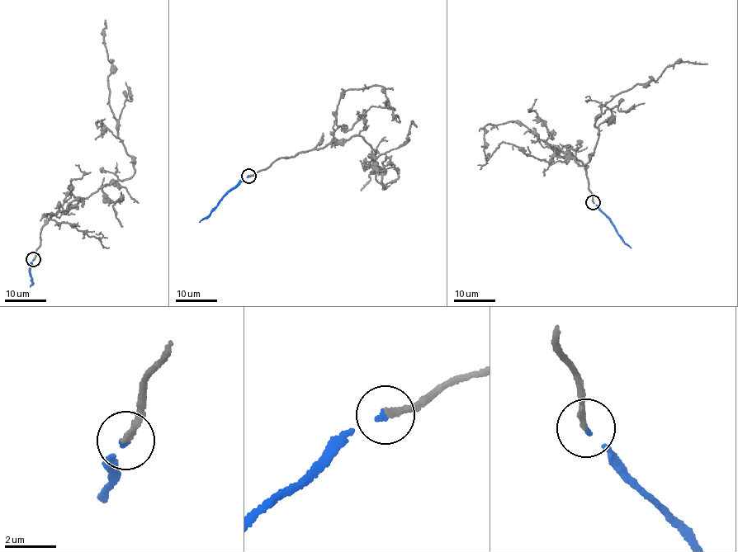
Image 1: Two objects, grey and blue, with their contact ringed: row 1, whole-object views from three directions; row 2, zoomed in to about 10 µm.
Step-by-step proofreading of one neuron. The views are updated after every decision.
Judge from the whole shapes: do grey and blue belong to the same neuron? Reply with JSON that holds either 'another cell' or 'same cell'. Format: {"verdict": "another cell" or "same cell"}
{"verdict": "same cell"}

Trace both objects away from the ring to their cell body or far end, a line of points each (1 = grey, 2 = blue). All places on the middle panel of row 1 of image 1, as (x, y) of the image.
1: (248, 176), (279, 157), (357, 135), (374, 150), (384, 188), (390, 162), (361, 190)
2: (248, 176), (225, 194), (210, 213), (199, 222)

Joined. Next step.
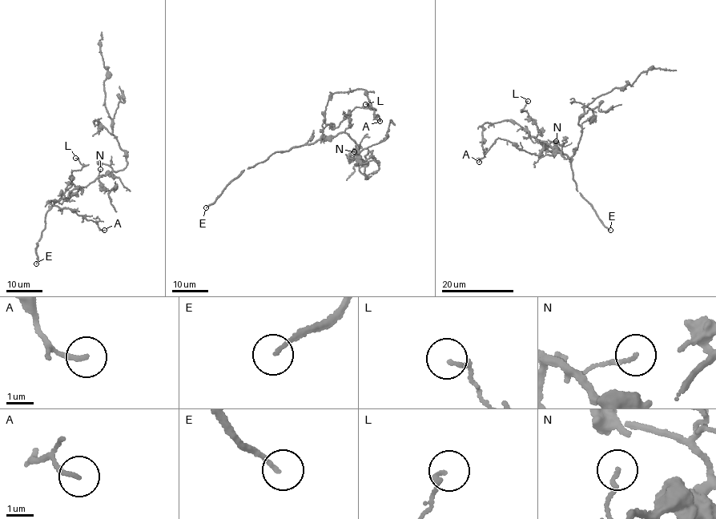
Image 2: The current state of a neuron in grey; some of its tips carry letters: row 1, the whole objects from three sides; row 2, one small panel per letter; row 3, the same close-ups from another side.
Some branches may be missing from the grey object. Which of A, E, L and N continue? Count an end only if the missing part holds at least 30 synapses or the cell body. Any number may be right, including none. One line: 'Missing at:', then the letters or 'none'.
Missing at: E

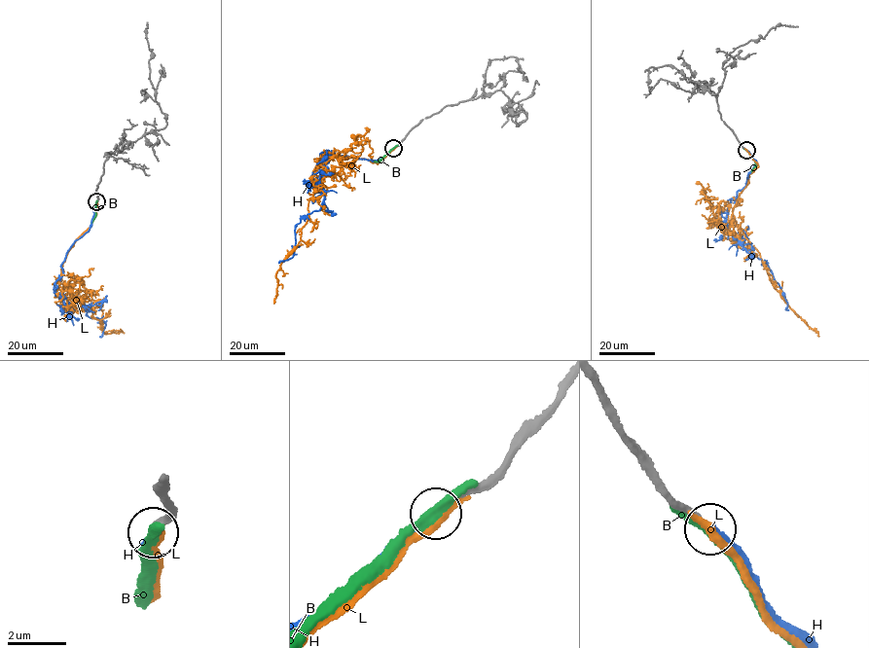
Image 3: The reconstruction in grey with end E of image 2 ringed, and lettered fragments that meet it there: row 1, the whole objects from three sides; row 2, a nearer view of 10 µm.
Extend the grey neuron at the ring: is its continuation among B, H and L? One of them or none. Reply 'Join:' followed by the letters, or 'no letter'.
Join: H

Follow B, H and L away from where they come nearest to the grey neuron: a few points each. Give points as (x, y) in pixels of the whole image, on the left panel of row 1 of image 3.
B: (97, 200), (90, 224)
H: (96, 201), (89, 230), (66, 255), (54, 291), (70, 309), (91, 305), (86, 314), (105, 323), (100, 337)
L: (97, 200), (90, 227), (68, 252), (55, 292), (90, 308), (104, 334), (125, 333)

